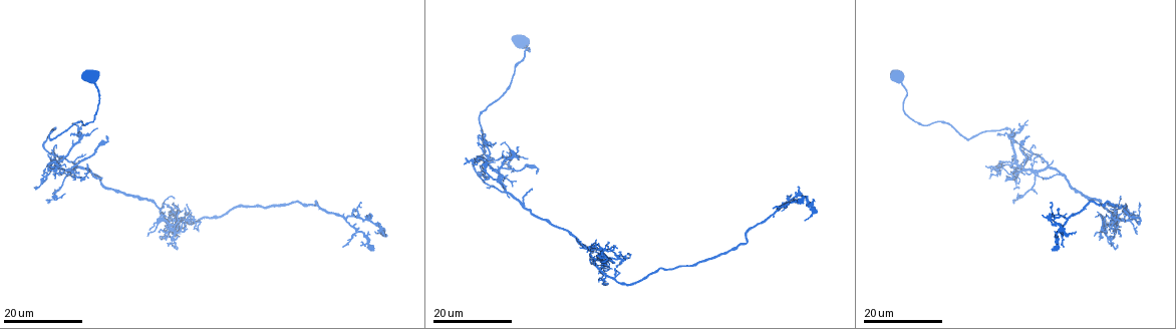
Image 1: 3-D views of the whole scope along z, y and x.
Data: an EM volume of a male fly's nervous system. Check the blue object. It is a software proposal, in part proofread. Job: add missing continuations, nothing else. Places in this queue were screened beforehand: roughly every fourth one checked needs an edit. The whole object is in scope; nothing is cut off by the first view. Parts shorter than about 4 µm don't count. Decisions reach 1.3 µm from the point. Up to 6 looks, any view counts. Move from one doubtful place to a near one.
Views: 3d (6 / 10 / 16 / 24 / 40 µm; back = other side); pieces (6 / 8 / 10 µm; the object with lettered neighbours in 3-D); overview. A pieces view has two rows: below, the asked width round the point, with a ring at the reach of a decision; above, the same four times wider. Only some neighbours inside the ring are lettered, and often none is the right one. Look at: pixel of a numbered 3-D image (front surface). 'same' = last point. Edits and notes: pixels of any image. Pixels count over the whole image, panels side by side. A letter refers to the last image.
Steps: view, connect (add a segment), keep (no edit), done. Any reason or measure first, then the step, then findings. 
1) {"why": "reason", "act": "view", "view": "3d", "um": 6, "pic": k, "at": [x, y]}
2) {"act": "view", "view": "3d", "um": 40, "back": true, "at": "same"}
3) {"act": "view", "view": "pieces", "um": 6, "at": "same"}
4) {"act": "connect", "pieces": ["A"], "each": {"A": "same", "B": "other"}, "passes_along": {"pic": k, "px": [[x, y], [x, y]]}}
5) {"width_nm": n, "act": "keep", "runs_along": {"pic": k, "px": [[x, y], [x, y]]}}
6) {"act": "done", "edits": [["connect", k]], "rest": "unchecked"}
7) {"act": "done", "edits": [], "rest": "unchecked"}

{"why": "branch stops here", "act": "view", "view": "3d", "um": 16, "pic": 1, "at": [362, 202]}

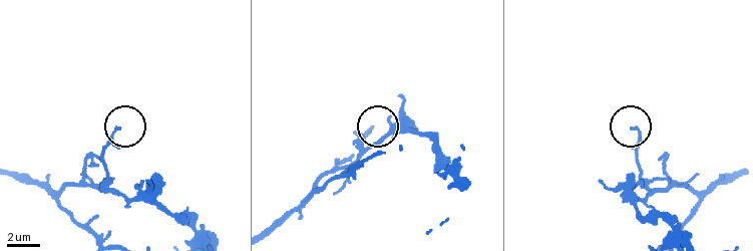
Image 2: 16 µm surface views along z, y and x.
{"act": "view", "view": "pieces", "um": 6, "pic": 2, "at": [633, 128]}

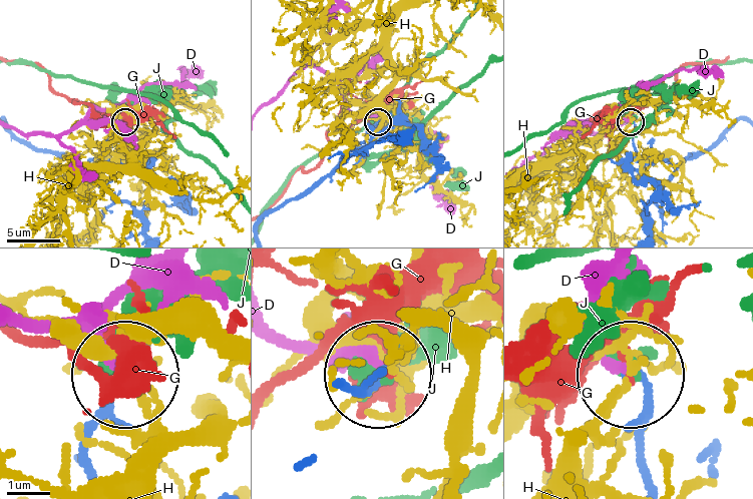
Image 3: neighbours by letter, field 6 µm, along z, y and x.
{"width_nm": 150, "act": "keep", "each": {"D": "other", "G": "other", "H": "other", "J": "other"}, "runs_along": {"pic": 3, "px": [[655, 484], [637, 441], [648, 398], [630, 377]]}, "found": "no lettered segment goes on from it"}

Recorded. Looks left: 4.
{"why": "branch stops here", "act": "view", "view": "3d", "um": 16, "pic": 1, "at": [597, 279]}

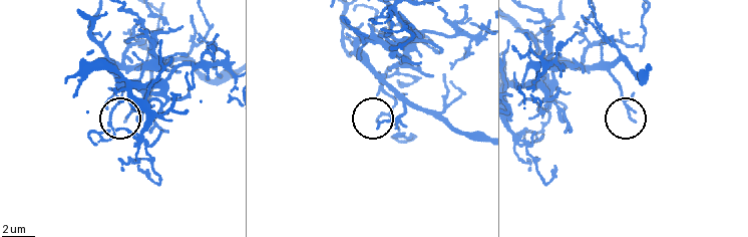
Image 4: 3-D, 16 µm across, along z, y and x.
{"act": "view", "view": "pieces", "um": 10, "pic": 4, "at": [377, 128]}

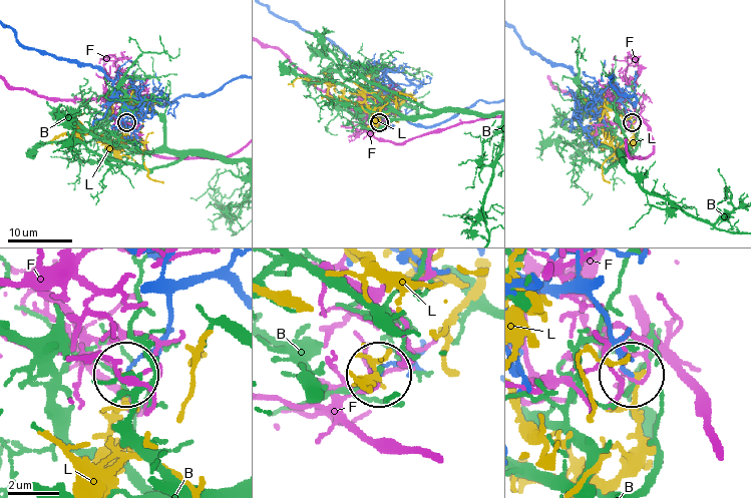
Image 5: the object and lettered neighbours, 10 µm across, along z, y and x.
{"act": "keep", "each": {"B": "other", "F": "other", "L": "other"}, "found": "none of them fits"}

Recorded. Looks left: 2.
{"why": "an open end", "act": "view", "view": "3d", "um": 24, "pic": 1, "at": [107, 135]}

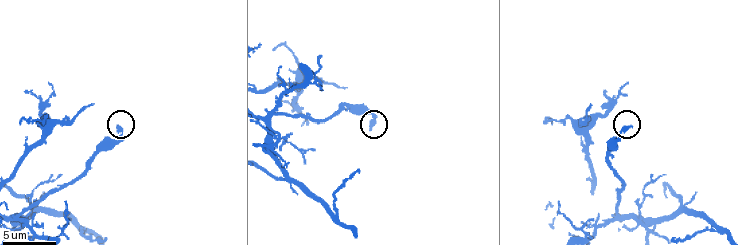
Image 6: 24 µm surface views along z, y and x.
{"act": "view", "view": "pieces", "um": 8, "pic": 6, "at": [118, 126]}

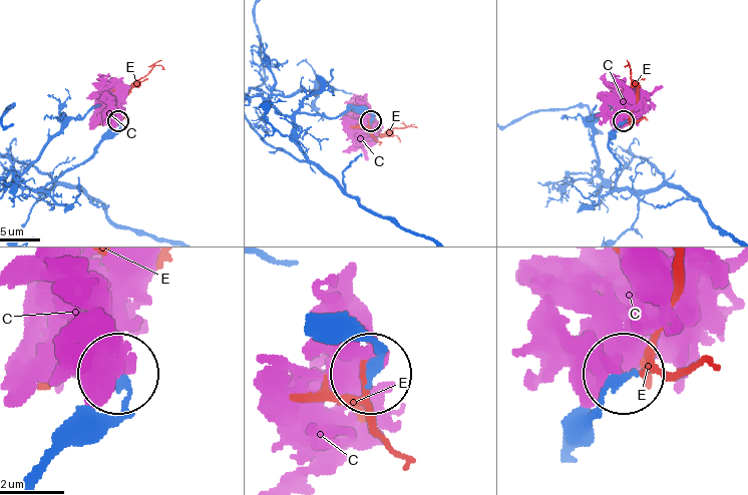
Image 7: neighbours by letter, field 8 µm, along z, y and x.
{"act": "keep", "each": {"C": "other", "E": "other"}, "runs_along": {"pic": 7, "px": [[360, 329], [376, 348], [371, 375]]}, "found": "no lettered segment goes on from it"}

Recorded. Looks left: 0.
{"act": "done", "edits": [], "rest": "unchecked"}

